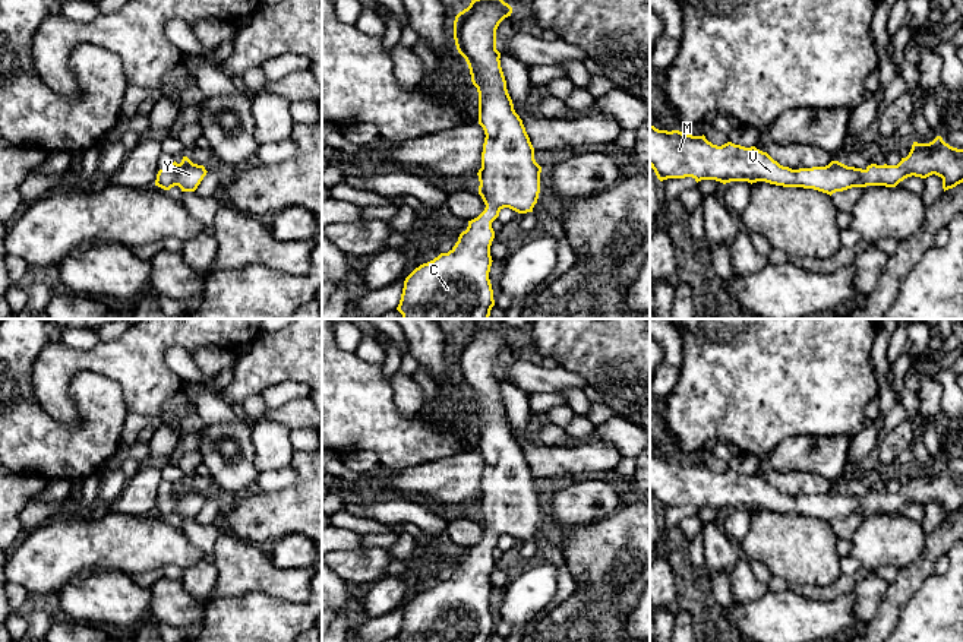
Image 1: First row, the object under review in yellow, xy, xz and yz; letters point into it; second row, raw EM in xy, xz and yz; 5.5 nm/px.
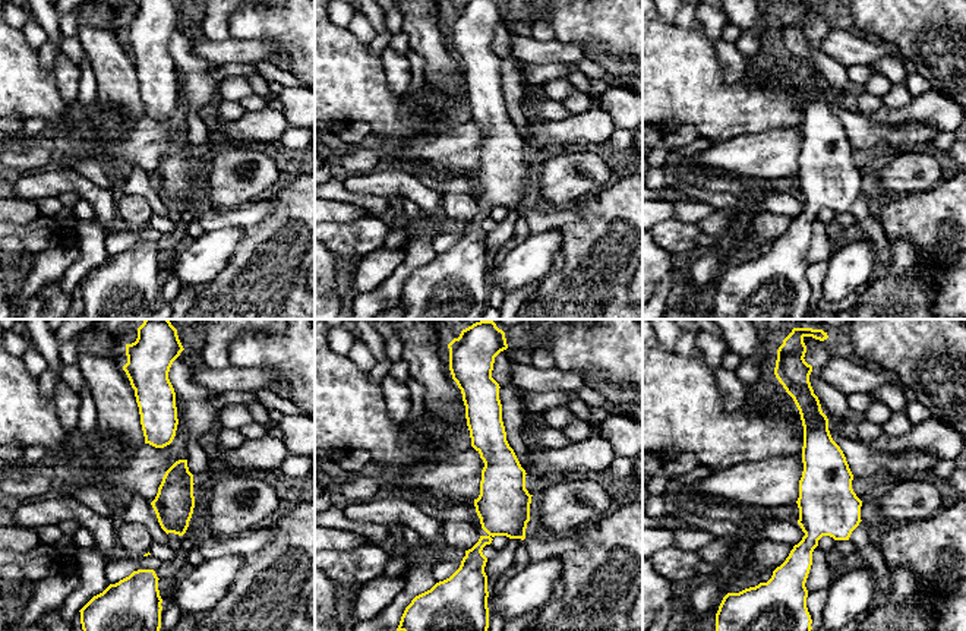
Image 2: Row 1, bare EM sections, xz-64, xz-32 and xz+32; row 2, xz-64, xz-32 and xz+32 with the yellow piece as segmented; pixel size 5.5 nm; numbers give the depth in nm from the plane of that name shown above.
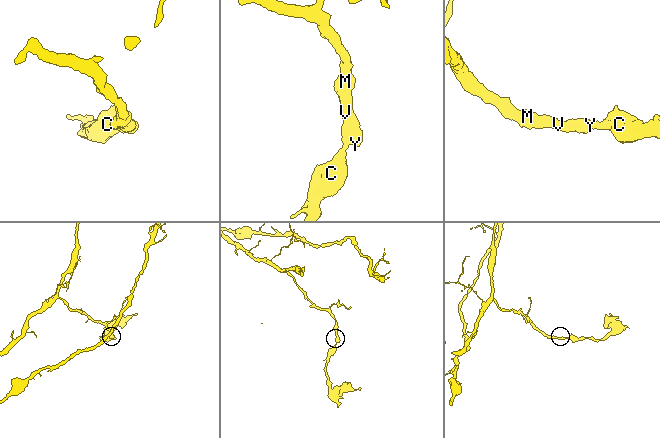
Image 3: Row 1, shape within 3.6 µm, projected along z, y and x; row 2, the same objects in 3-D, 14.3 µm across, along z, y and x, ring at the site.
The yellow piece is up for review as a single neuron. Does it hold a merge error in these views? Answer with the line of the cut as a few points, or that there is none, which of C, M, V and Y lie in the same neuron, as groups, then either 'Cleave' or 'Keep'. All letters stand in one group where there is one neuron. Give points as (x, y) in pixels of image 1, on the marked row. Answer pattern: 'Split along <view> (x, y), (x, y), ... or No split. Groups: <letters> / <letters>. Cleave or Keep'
No split. Groups: C M V Y. Keep

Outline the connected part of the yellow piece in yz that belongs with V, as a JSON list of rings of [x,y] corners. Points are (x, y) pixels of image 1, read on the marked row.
[[[650,126],[650,167],[654,170],[660,181],[667,178],[692,177],[697,183],[701,180],[716,180],[723,184],[730,181],[765,181],[783,187],[803,187],[814,189],[827,195],[843,192],[852,187],[885,186],[896,187],[907,177],[926,178],[932,174],[943,178],[944,192],[963,183],[963,149],[950,146],[937,136],[929,143],[913,142],[912,149],[906,158],[897,165],[877,165],[871,164],[865,170],[847,167],[839,161],[831,161],[825,167],[792,170],[780,165],[767,152],[755,146],[745,148],[727,142],[722,146],[713,145],[705,136],[692,136],[679,130],[659,130]]]

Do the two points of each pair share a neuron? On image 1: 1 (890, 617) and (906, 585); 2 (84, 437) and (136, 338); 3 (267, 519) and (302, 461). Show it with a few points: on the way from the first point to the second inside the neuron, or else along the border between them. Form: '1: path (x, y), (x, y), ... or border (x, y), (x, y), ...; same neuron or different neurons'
1: path (890, 610), (899, 593); same neuron
2: border (79, 372), (113, 379), (128, 411); different neurons
3: path (281, 505), (302, 484), (302, 476); same neuron

